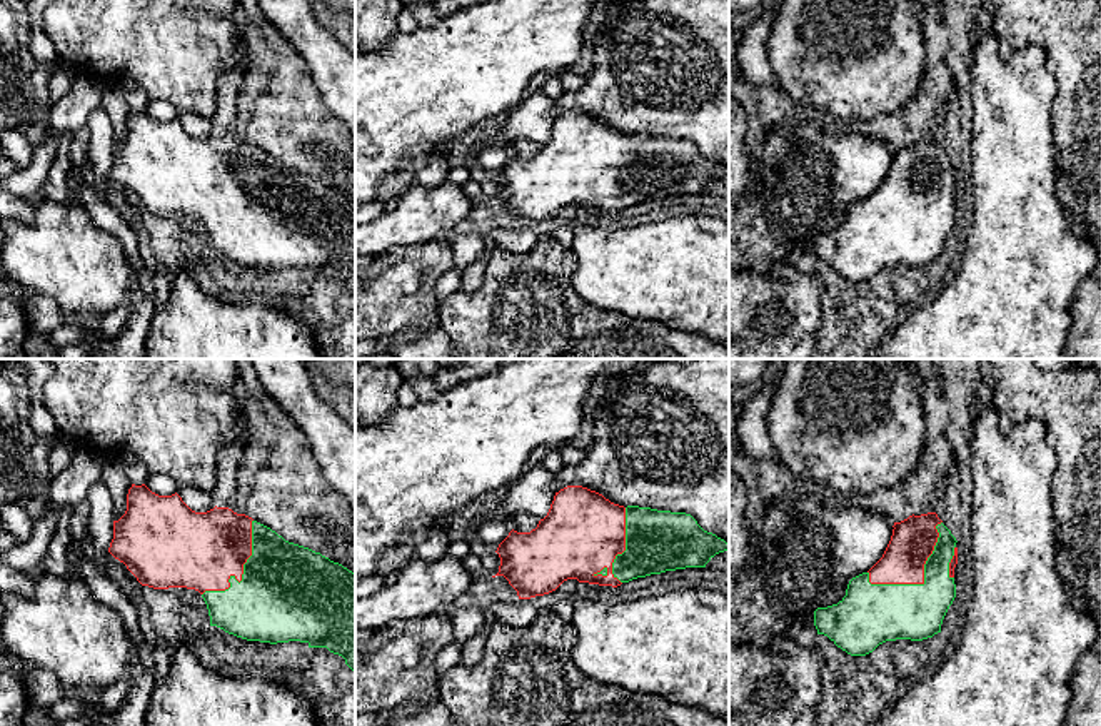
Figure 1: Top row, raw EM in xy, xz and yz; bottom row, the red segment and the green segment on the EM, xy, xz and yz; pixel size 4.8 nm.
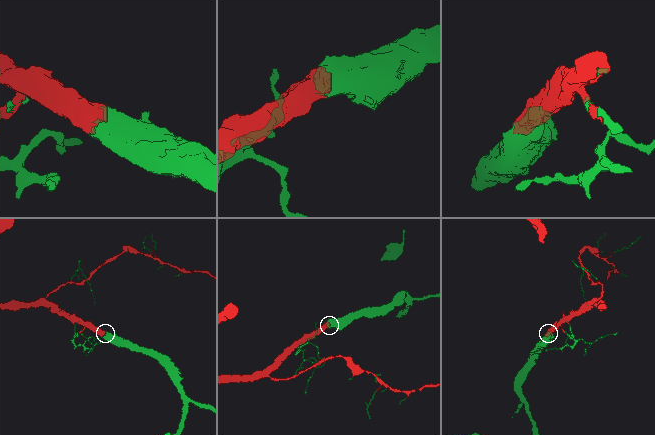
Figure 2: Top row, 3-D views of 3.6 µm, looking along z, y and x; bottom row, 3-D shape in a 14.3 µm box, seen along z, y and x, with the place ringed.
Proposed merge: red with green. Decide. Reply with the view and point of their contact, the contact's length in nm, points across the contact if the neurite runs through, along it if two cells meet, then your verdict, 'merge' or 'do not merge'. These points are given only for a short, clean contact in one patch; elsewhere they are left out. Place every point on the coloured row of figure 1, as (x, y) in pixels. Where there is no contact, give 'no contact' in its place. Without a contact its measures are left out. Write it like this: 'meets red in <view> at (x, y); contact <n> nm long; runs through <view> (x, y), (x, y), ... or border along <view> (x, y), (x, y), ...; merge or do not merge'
meets red in yz at (923, 579); contact 460 nm long; merge

